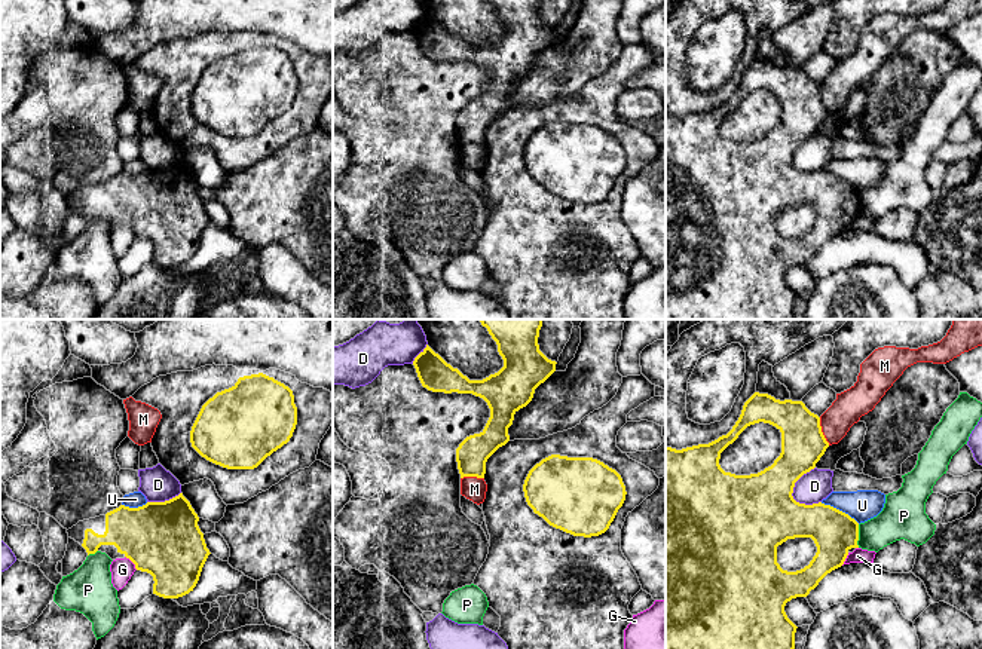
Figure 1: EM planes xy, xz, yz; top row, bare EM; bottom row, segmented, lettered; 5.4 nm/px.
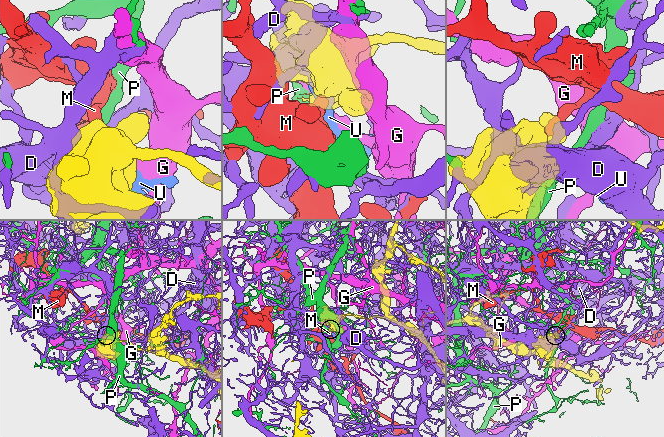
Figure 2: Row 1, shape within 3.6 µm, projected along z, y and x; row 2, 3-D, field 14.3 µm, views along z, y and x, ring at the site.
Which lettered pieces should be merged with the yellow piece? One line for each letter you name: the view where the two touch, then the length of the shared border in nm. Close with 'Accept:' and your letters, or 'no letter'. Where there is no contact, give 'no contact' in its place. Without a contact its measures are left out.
Accept: no letter

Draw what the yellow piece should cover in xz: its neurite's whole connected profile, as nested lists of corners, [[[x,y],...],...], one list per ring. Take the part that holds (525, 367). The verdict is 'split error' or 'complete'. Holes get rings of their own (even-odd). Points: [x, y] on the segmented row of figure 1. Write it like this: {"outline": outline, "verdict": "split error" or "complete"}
{"outline": [[[478,319],[498,345],[498,352],[504,359],[504,367],[483,380],[469,380],[458,368],[447,364],[428,345],[414,358],[413,365],[423,388],[432,392],[444,394],[472,394],[483,398],[490,417],[480,434],[466,437],[456,449],[456,462],[461,478],[484,478],[487,459],[510,441],[508,428],[513,425],[514,414],[526,407],[535,394],[535,389],[544,383],[554,371],[556,361],[548,359],[538,345],[542,319]]], "verdict": "complete"}

